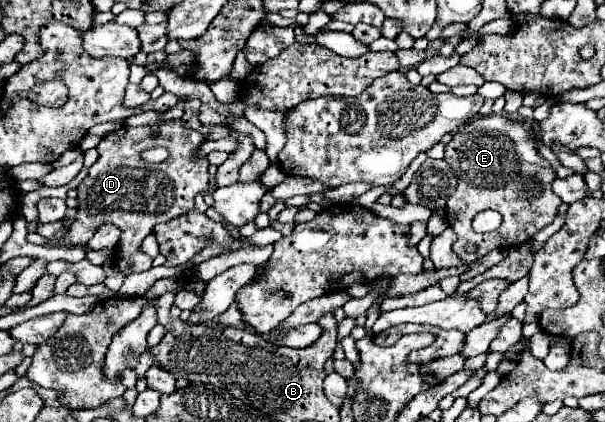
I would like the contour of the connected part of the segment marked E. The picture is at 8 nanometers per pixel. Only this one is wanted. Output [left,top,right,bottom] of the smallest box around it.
[444,114,562,262]

